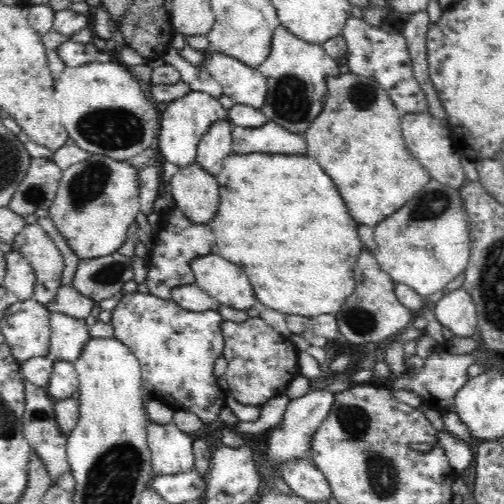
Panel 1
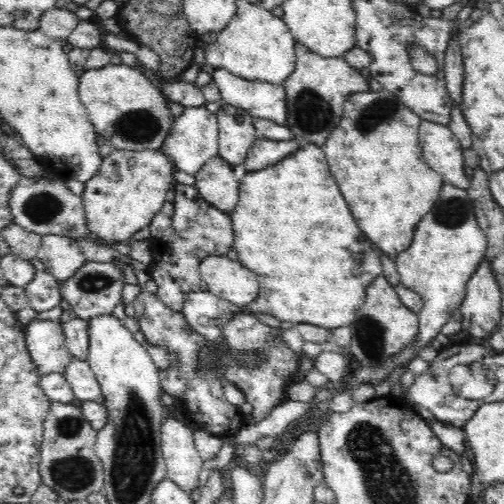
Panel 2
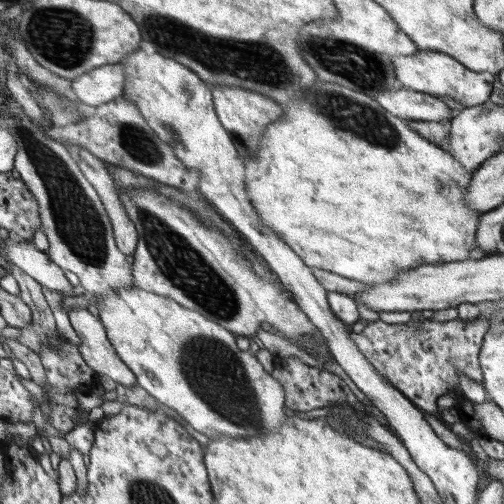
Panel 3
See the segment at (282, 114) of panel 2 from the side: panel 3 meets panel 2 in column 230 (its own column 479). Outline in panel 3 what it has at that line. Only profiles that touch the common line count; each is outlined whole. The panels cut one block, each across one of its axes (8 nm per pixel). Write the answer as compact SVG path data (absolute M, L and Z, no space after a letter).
M417 50L413 56L393 58L393 74L395 74L395 80L407 90L429 94L435 98L447 96L447 98L463 104L463 108L485 104L489 100L489 94L491 94L491 88L495 82L495 76L485 74L485 72L473 74L457 60L453 60L445 54L437 54L437 50L435 52L419 52Z

